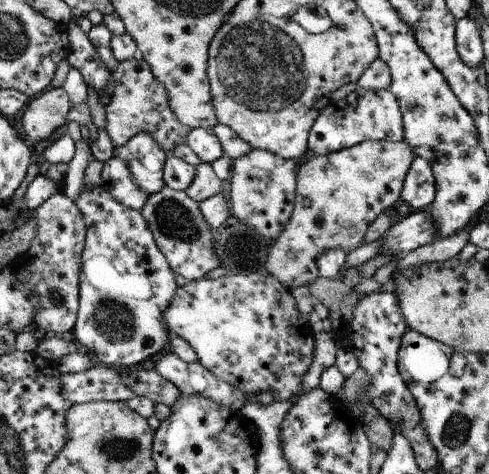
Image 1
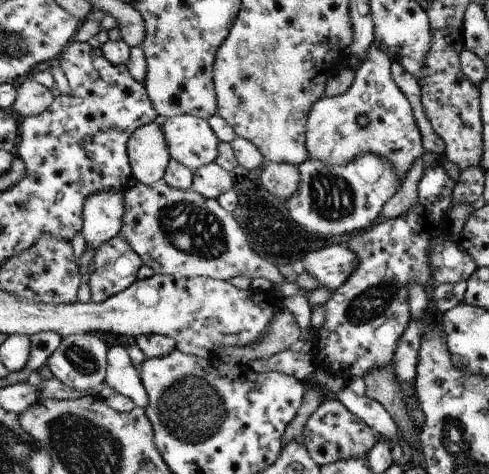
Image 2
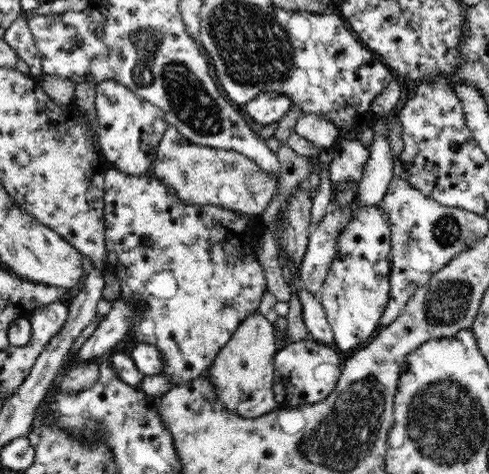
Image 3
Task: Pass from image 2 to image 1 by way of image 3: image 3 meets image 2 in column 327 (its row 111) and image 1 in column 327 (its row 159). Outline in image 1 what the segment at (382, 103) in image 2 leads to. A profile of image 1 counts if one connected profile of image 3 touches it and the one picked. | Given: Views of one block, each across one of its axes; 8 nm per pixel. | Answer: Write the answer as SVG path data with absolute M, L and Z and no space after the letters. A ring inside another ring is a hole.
M357 90L343 100L327 104L317 122L311 128L311 154L327 156L339 150L347 150L361 142L403 142L403 114L399 108L399 100L389 90Z

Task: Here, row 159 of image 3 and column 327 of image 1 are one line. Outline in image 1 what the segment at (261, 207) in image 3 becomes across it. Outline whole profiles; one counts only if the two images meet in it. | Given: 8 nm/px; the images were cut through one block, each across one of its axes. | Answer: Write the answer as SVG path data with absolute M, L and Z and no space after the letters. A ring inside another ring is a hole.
M361 142L347 150L339 150L327 156L309 154L303 158L303 166L297 172L297 190L295 190L295 212L287 222L285 230L271 242L267 256L267 274L275 276L287 290L307 286L319 276L317 258L325 250L343 248L347 254L359 248L365 240L369 224L383 214L383 210L393 210L401 204L401 188L407 180L407 170L415 160L415 152L405 142Z

